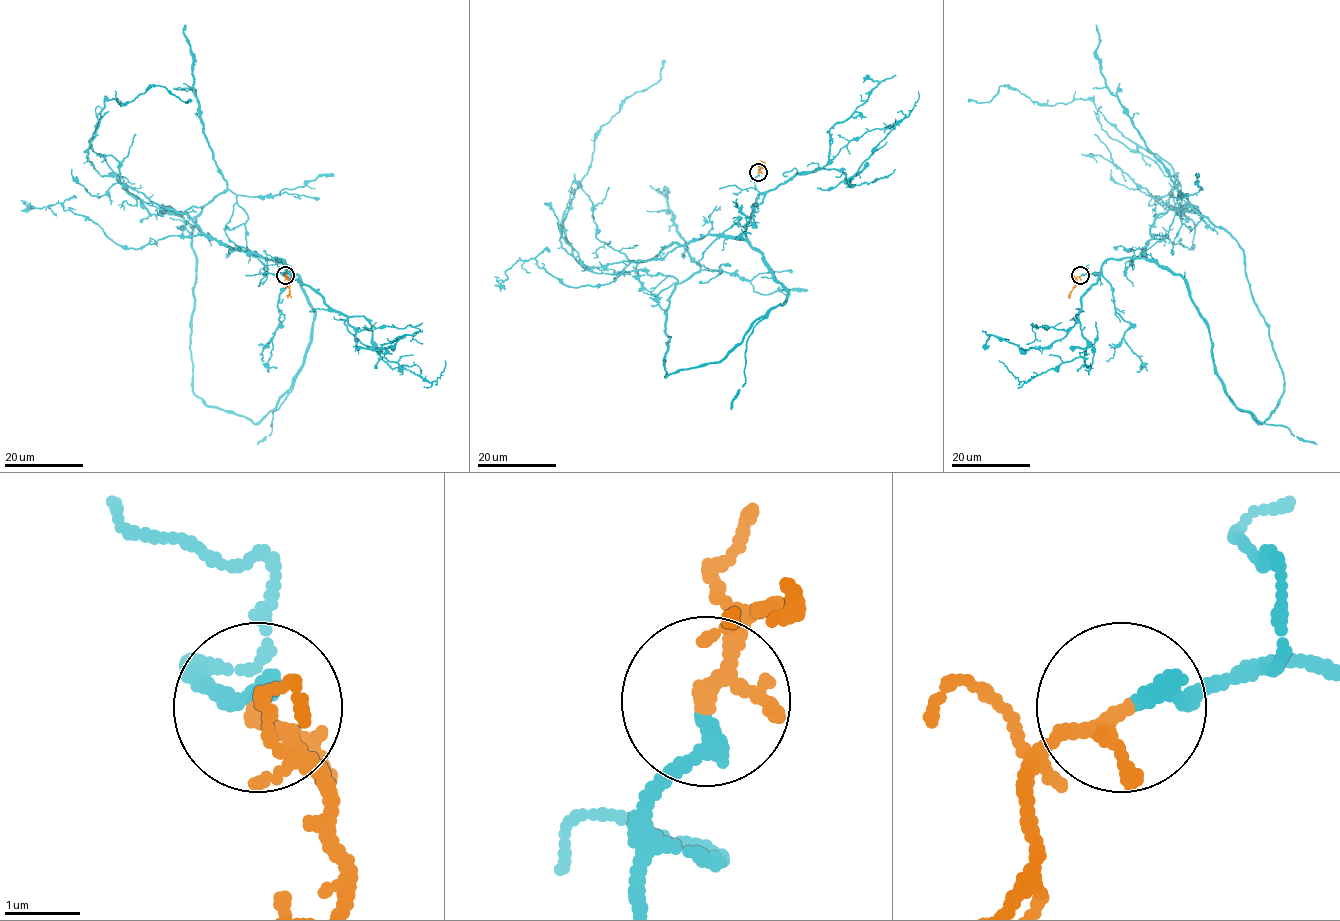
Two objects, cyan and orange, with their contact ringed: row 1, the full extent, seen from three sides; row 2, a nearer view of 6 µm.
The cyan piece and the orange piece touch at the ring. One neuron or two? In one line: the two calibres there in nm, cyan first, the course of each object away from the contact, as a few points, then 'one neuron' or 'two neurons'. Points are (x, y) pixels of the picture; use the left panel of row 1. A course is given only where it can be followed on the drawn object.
calibres 260 and 160 nm; course cyan (284, 275), (281, 259), (220, 244), (123, 183), (93, 149), (107, 100), (121, 106), (151, 86), (191, 100); course orange (284, 275), (289, 283), (287, 298); one neuron

